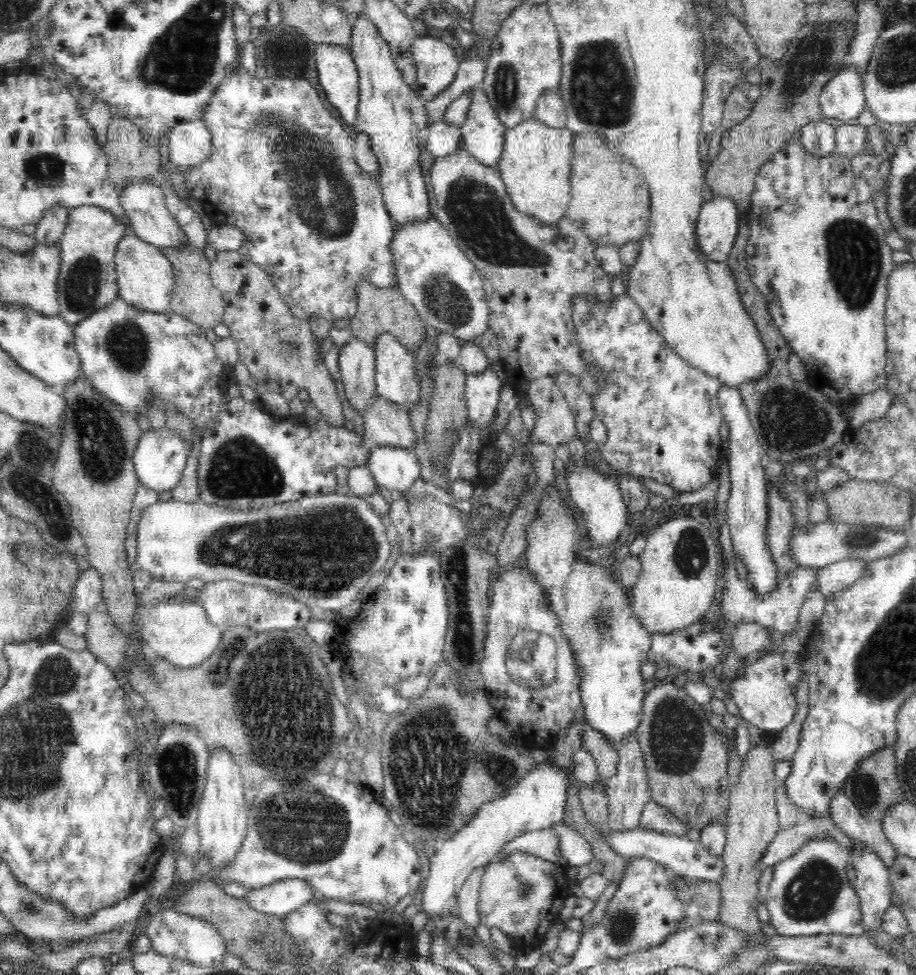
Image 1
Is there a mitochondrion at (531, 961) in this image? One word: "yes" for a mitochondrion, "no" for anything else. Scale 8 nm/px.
no

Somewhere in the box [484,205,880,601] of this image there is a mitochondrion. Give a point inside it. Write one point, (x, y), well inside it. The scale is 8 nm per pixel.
(791, 421)

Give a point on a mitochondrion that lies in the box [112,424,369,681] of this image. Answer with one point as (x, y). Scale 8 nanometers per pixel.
(238, 468)

